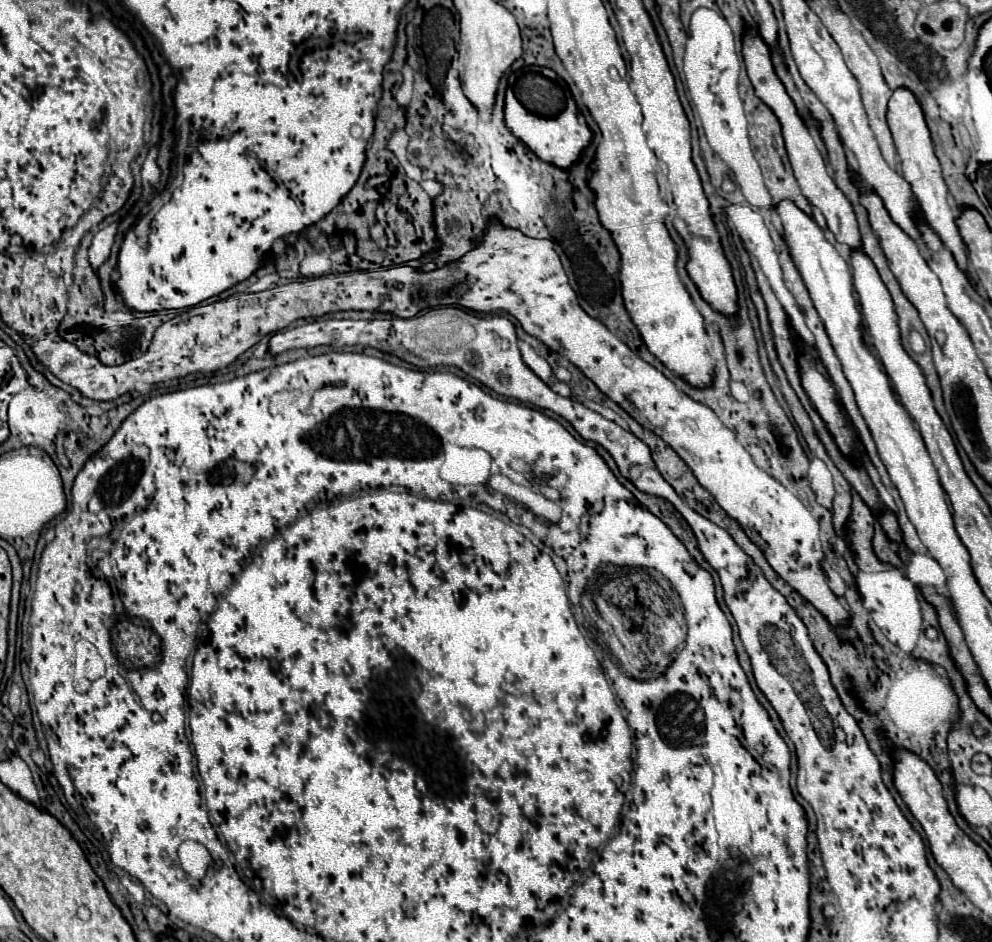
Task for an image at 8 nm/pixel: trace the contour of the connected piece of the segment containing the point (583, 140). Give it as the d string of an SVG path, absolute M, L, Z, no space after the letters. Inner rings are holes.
M524 70L511 73L508 78L508 88L505 93L504 119L506 126L512 130L514 136L518 136L538 158L542 158L548 164L554 164L562 170L568 170L570 166L574 166L580 156L582 150L590 144L592 140L592 132L586 124L586 118L582 116L582 112L576 108L576 104L568 102L564 104L564 108L560 112L556 112L556 116L536 116L536 112L528 112L528 108L524 108L524 104L520 104L520 100L516 100L512 88L518 80L520 74Z

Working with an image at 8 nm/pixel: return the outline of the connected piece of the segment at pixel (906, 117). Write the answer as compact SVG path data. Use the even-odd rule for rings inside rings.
M898 88L890 102L888 102L888 124L890 124L890 130L892 130L892 136L894 136L894 144L898 148L898 156L902 160L902 174L904 178L910 182L912 186L912 192L914 196L920 200L920 208L924 212L924 218L928 220L930 228L940 236L944 248L948 252L952 252L956 264L960 266L960 270L970 278L970 282L976 286L974 278L970 276L968 272L968 254L966 254L966 244L958 232L958 226L956 226L956 216L954 216L954 210L950 208L948 204L948 188L944 184L944 178L942 178L942 172L940 172L940 162L934 154L934 146L932 146L932 140L930 140L930 132L928 132L928 126L924 122L924 114L920 110L920 104L918 100L914 98L914 94L906 88Z

